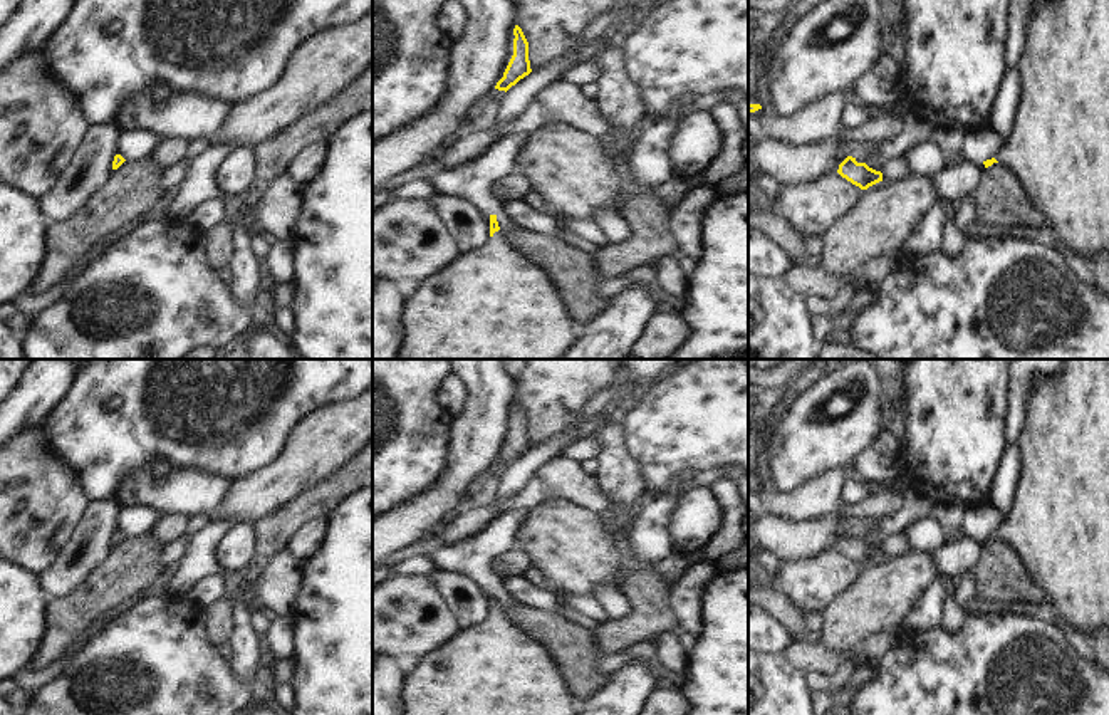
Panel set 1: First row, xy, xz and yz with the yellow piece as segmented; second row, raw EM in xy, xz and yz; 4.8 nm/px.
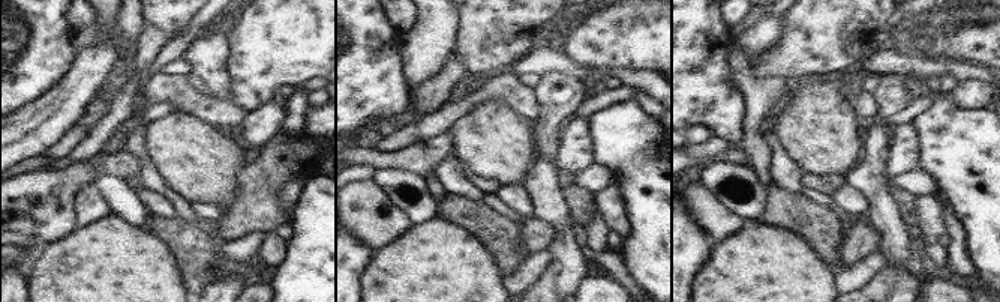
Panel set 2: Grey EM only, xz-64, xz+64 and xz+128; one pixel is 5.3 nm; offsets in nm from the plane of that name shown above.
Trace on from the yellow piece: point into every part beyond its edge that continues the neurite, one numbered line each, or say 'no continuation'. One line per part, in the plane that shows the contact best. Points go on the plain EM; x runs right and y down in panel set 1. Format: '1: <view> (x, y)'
1: xz (495, 668).

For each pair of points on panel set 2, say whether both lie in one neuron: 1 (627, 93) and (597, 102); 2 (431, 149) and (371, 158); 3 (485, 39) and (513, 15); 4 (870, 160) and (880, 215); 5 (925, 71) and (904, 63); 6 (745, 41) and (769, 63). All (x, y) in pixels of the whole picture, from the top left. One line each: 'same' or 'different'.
1: same
2: same
3: same
4: same
5: same
6: different

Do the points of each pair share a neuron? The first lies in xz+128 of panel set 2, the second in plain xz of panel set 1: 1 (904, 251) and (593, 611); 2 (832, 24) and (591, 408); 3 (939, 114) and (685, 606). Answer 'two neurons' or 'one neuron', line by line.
1: two neurons
2: two neurons
3: two neurons

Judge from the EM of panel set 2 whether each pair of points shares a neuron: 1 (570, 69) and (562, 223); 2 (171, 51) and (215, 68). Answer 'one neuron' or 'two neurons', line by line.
1: two neurons
2: two neurons

